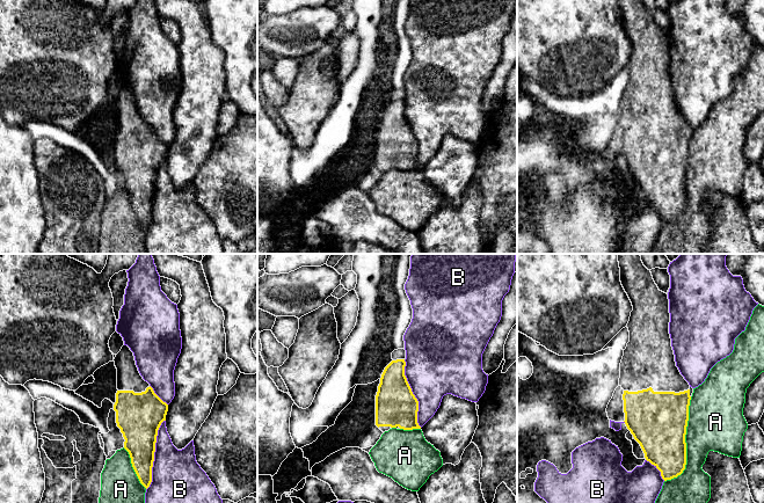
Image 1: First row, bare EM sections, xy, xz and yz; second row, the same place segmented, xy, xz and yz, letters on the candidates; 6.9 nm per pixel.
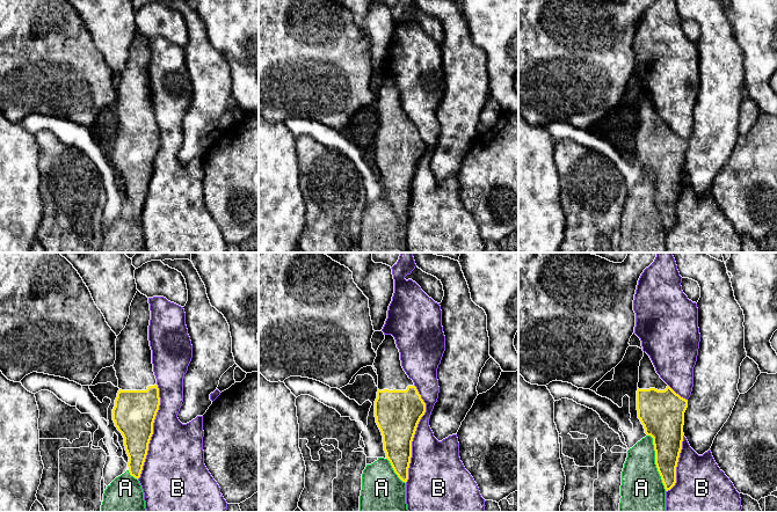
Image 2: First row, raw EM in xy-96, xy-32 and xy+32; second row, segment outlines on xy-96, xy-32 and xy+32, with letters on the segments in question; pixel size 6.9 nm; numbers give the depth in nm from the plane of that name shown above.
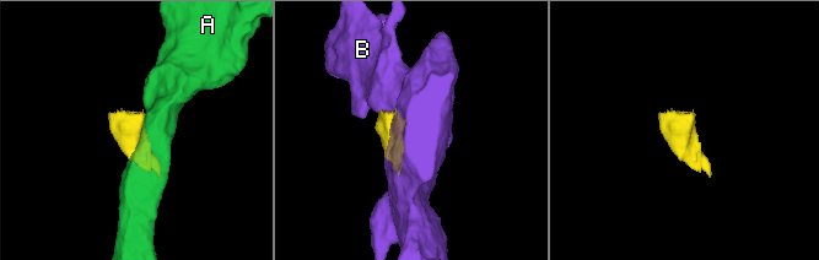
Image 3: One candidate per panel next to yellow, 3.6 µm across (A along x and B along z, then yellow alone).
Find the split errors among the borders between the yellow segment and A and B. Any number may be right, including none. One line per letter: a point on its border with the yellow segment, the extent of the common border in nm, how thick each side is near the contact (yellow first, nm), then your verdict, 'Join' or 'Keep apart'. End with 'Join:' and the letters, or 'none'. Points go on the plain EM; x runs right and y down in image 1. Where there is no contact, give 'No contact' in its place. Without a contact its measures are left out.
A: Touches yellow at yz (685, 183). Shared border 600 nm. Thickness 400 nm (yellow) against 380 nm. Keep apart
B: Touches yellow at xy (153, 195). Shared border 500 nm. Thickness 280 nm (yellow) against 360 nm. Keep apart
Join: none

